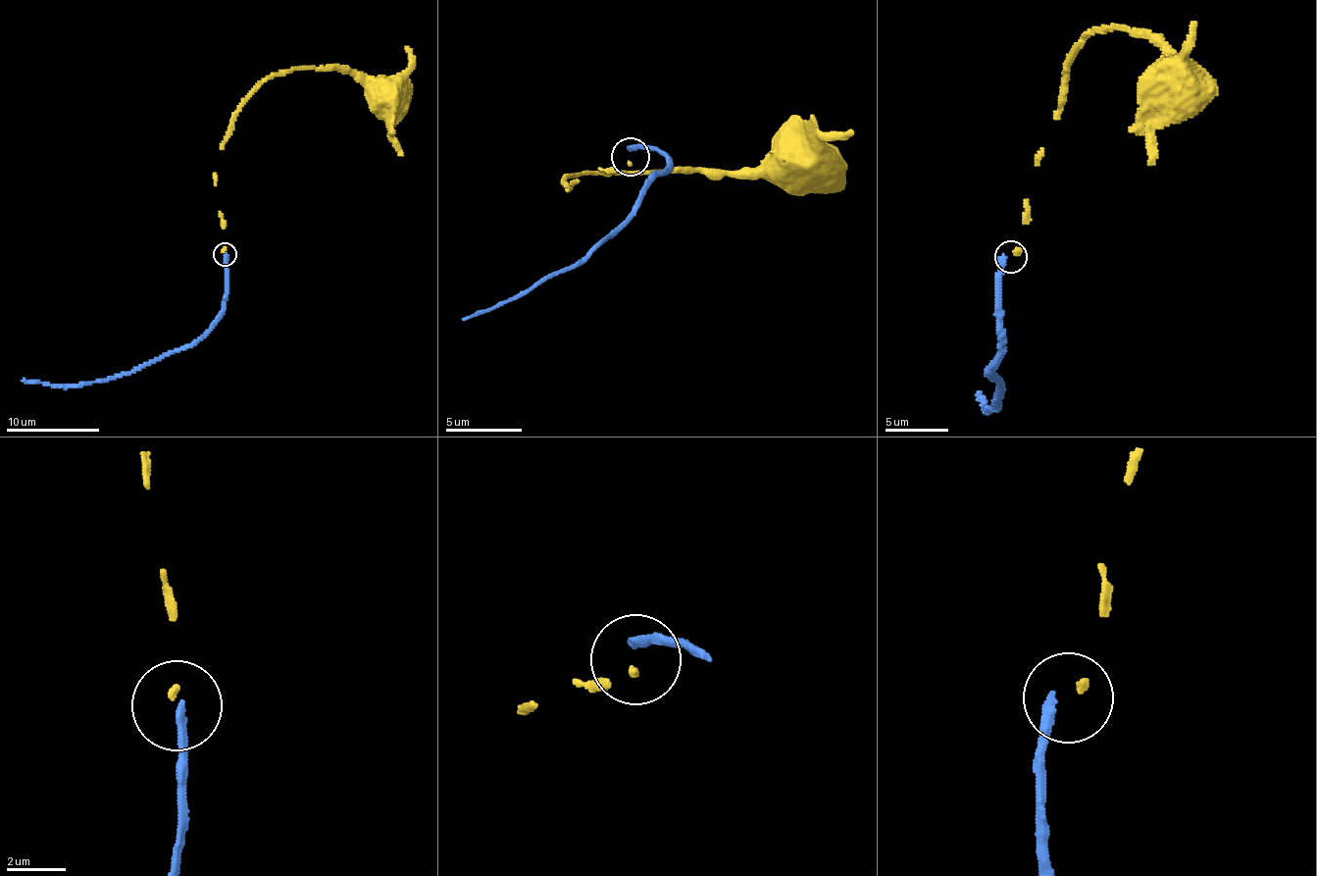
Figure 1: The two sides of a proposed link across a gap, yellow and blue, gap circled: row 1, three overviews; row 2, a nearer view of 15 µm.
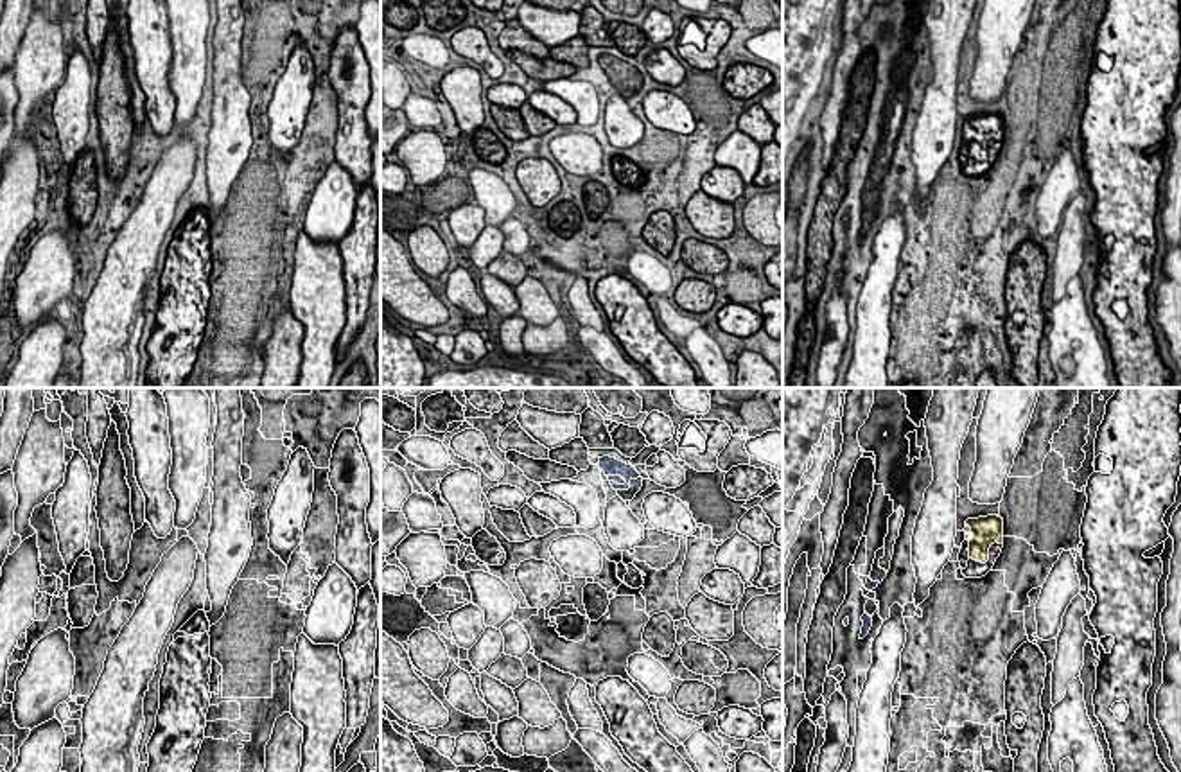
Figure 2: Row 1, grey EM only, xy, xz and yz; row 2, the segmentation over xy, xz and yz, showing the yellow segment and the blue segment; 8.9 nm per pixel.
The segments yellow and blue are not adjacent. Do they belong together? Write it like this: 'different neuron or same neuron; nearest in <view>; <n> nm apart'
different neuron; nearest in yz; 850 nm apart

